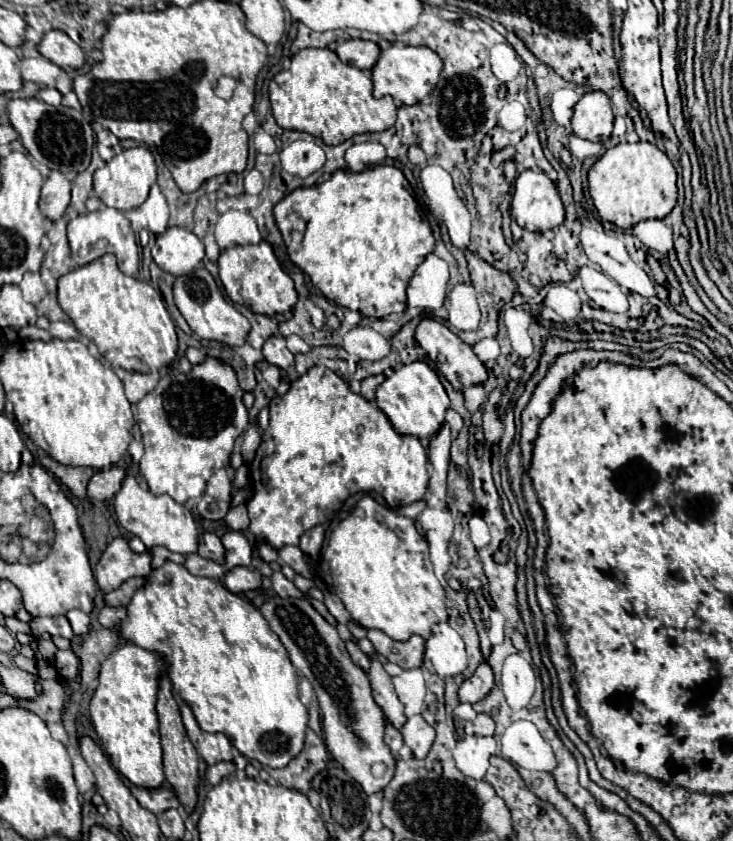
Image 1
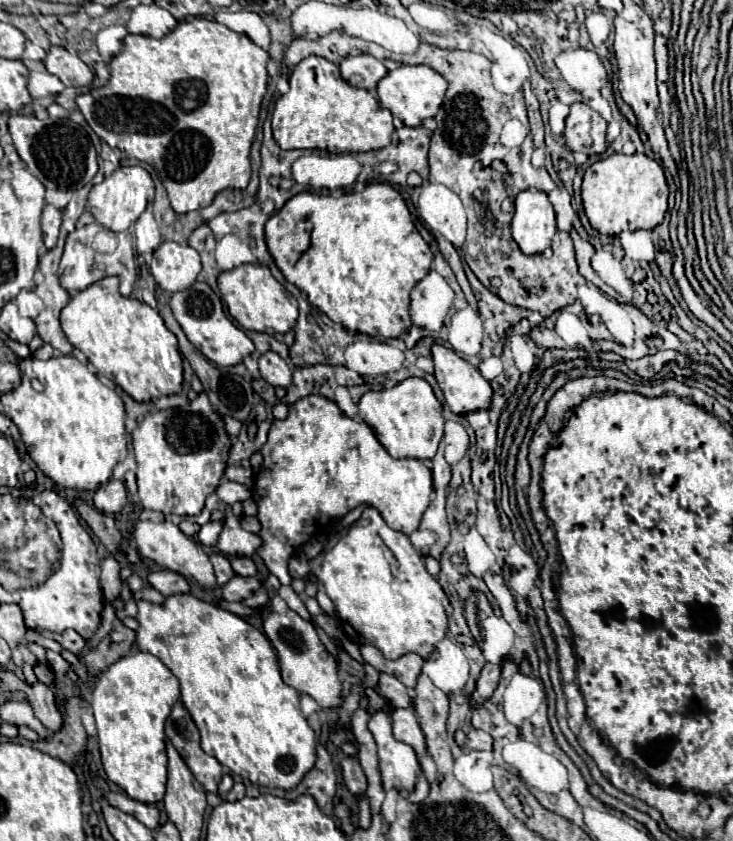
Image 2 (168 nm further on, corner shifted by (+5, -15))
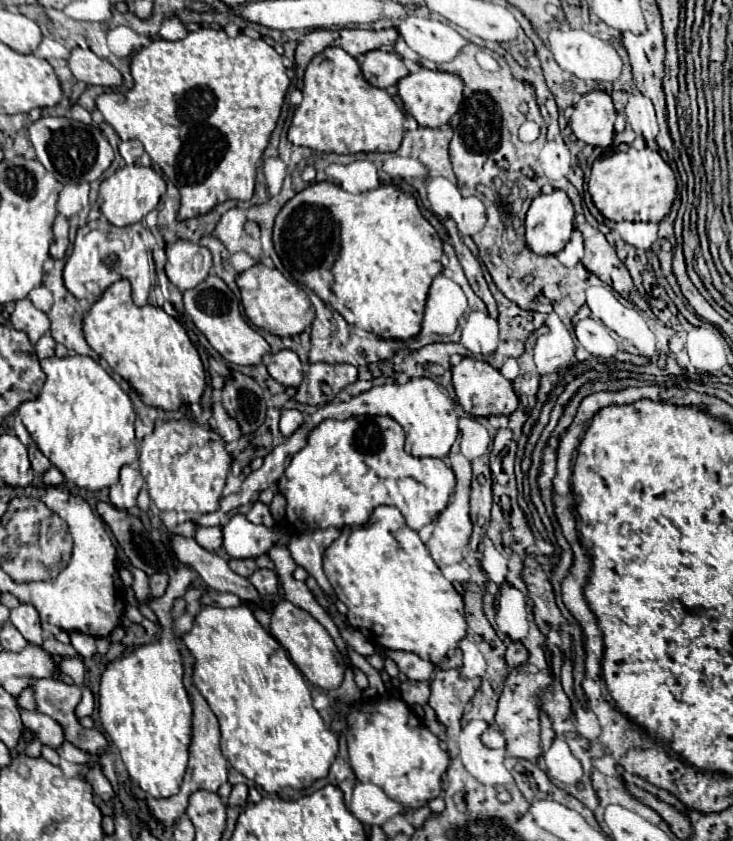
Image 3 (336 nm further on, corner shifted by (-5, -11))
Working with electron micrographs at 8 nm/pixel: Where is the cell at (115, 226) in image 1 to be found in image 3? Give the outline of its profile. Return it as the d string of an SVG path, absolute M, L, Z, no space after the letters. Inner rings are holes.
M134 225L132 227L132 243L130 247L124 245L122 239L108 239L104 231L92 229L88 233L78 231L72 255L66 261L64 267L64 285L66 289L78 299L88 305L96 303L102 293L116 281L128 279L132 285L132 297L138 307L144 307L150 295L150 289L156 285L156 271L152 261L152 247L156 239L148 227Z

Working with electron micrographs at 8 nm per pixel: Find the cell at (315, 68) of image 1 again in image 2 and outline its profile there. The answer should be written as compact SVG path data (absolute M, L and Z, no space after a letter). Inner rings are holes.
M310 55L296 65L290 75L288 93L274 105L272 133L280 149L320 149L338 155L386 147L394 125L392 113L382 109L366 89L348 85L340 77L338 65Z

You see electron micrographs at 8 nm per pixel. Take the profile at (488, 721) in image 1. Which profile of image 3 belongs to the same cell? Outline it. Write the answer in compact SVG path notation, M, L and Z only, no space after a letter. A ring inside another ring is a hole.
M488 727L488 729L482 733L482 743L484 743L486 747L492 747L492 749L500 749L500 747L506 745L502 733L500 733L498 729L494 729L494 727Z

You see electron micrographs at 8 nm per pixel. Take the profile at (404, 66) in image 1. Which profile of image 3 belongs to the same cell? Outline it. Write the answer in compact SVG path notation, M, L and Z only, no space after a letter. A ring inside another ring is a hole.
M424 67L418 73L410 73L408 77L400 79L398 83L398 93L400 93L400 99L404 101L406 113L412 115L422 127L446 125L452 119L452 115L460 109L462 89L464 89L464 83L458 75L444 73L444 71L430 71Z

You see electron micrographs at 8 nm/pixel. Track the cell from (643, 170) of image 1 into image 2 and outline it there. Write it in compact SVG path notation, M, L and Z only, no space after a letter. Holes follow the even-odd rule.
M614 153L586 169L582 179L582 201L590 225L602 235L618 235L636 229L650 231L662 223L668 209L664 169L644 153Z

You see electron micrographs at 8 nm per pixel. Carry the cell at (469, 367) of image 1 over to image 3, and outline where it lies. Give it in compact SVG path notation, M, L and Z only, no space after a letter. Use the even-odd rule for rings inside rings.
M464 357L458 365L452 367L452 383L454 383L458 403L468 415L476 415L476 417L510 415L518 407L518 395L514 393L512 383L506 377L502 377L498 369L494 369L484 361Z

